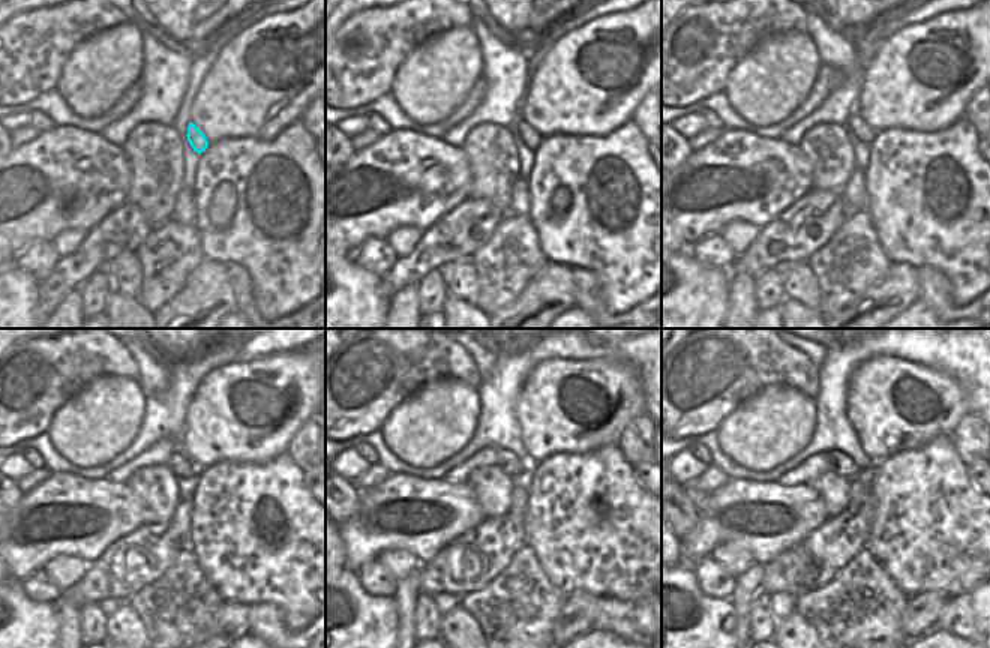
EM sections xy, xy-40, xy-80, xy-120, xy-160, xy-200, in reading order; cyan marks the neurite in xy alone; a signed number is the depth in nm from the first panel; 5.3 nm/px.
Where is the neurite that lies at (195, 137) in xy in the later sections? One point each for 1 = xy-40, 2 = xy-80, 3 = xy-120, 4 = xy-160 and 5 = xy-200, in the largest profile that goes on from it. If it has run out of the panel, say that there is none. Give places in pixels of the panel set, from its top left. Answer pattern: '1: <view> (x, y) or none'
1: xy-40 (531, 138)
2: xy-80 (866, 134)
3: xy-120 (179, 464)
4: xy-160 (510, 464)
5: xy-200 (837, 462)

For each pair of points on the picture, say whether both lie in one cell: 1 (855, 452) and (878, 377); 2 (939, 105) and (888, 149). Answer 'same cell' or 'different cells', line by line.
1: different cells
2: different cells

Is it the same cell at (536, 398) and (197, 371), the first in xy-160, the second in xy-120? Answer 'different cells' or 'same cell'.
different cells

